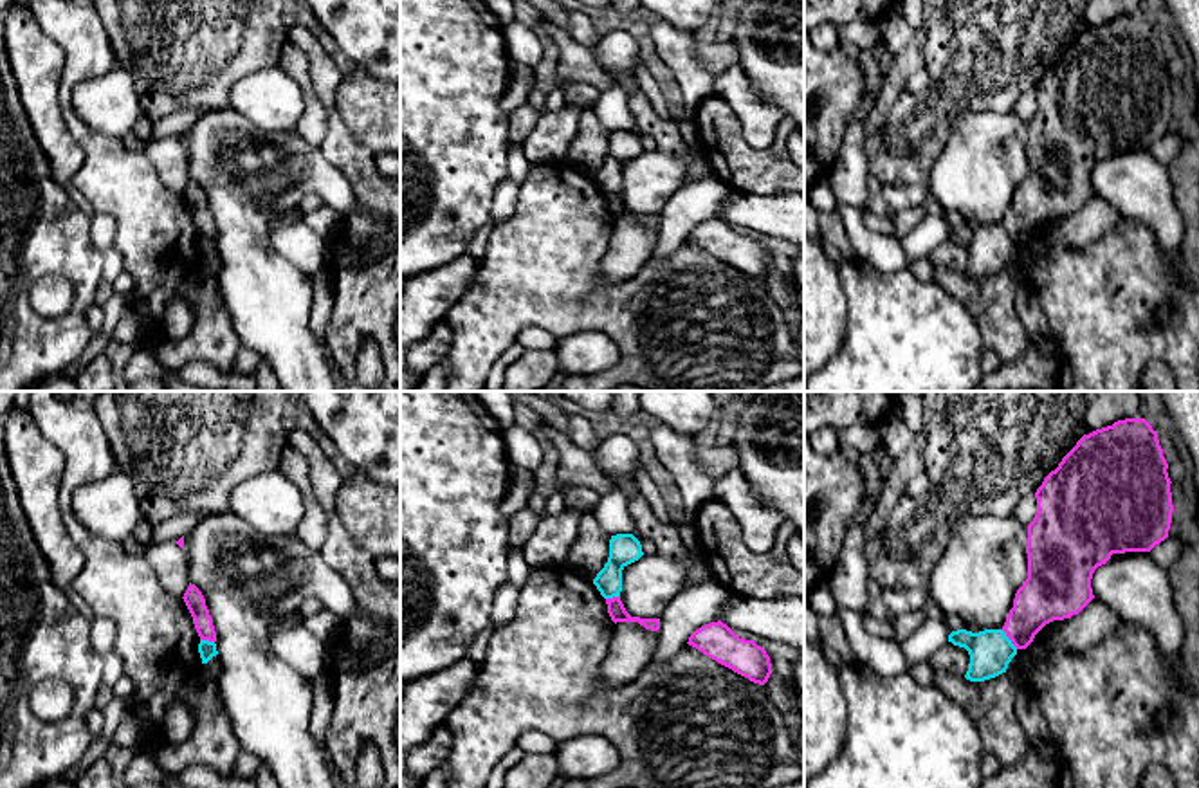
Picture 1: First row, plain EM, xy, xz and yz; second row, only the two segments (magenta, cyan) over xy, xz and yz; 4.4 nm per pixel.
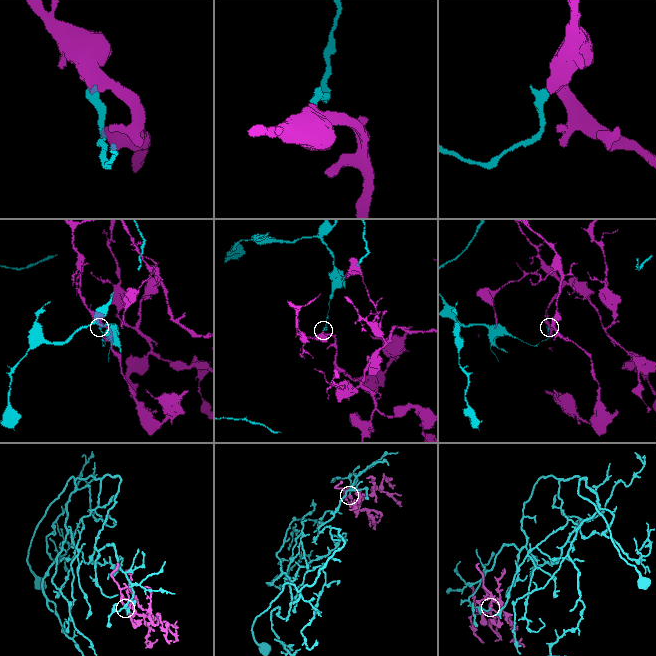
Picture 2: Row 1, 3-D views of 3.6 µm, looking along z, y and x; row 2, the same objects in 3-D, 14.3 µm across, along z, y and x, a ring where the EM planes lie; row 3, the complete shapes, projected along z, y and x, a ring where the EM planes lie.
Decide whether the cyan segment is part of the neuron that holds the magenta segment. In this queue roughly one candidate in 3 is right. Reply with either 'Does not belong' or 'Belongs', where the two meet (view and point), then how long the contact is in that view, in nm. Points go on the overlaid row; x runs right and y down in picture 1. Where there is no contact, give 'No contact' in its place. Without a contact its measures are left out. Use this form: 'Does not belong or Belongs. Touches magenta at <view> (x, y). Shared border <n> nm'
Does not belong. Touches magenta at yz (1008, 637). Shared border 120 nm

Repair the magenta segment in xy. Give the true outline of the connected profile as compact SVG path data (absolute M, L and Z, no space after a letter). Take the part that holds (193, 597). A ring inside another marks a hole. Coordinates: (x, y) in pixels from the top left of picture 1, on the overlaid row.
M189 582L182 599L193 617L193 624L200 640L216 642L216 631L202 591Z

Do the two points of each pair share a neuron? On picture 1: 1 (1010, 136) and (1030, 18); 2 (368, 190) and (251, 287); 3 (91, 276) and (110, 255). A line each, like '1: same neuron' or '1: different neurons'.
1: different neurons
2: different neurons
3: different neurons

